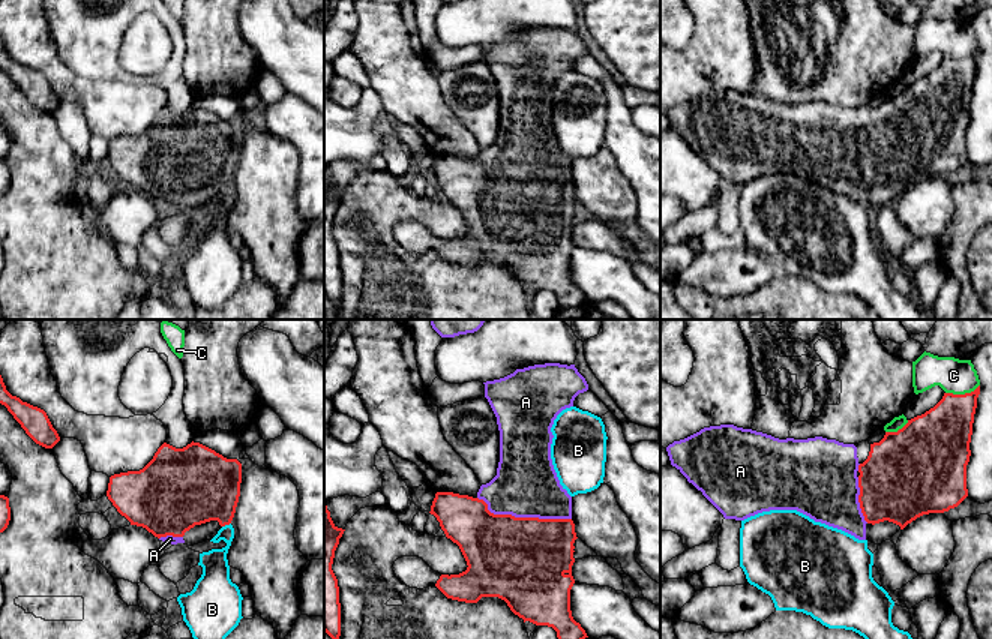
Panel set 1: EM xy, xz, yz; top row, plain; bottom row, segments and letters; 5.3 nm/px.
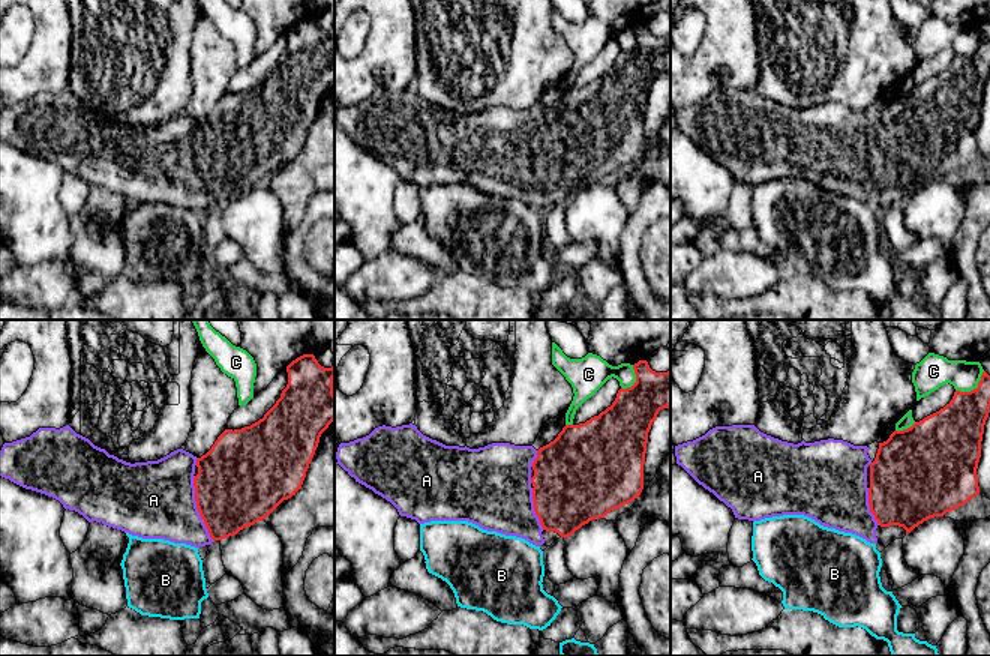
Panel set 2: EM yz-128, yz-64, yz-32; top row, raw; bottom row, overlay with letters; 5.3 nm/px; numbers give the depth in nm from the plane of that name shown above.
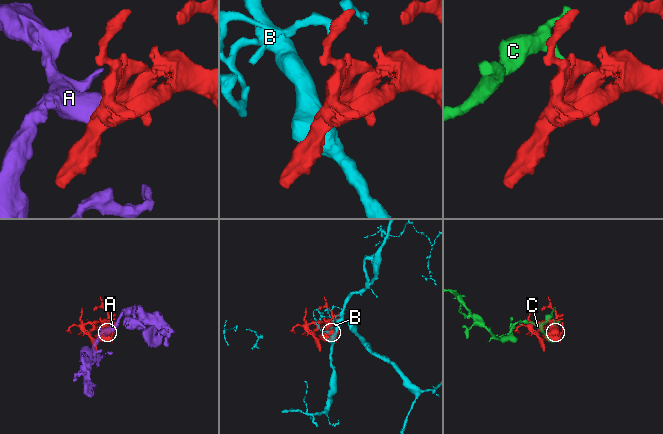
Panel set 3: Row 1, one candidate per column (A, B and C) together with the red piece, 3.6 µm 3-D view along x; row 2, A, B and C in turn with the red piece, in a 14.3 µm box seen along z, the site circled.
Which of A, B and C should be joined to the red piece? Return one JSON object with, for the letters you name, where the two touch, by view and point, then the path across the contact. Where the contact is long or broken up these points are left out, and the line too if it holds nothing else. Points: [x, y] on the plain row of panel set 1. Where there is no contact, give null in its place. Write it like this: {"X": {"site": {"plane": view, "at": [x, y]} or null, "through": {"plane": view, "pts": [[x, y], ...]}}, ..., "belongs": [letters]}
{"A": {"site": {"plane": "xz", "at": [523, 182]}}, "belongs": ["A"]}

